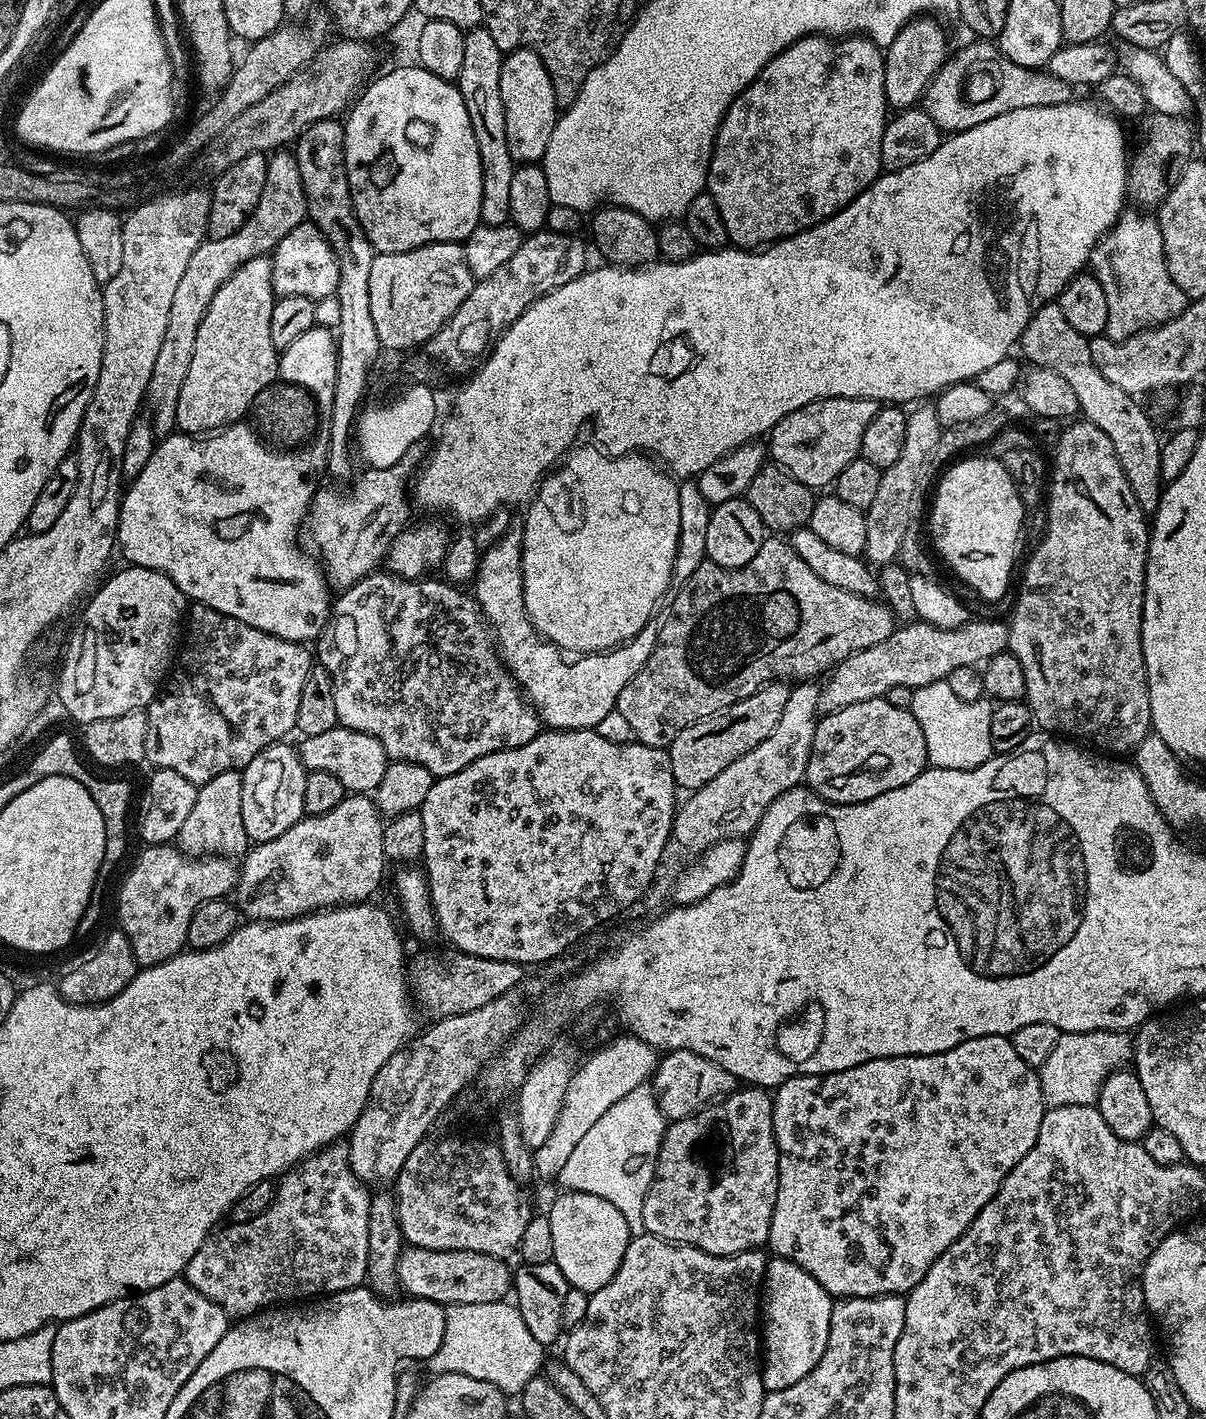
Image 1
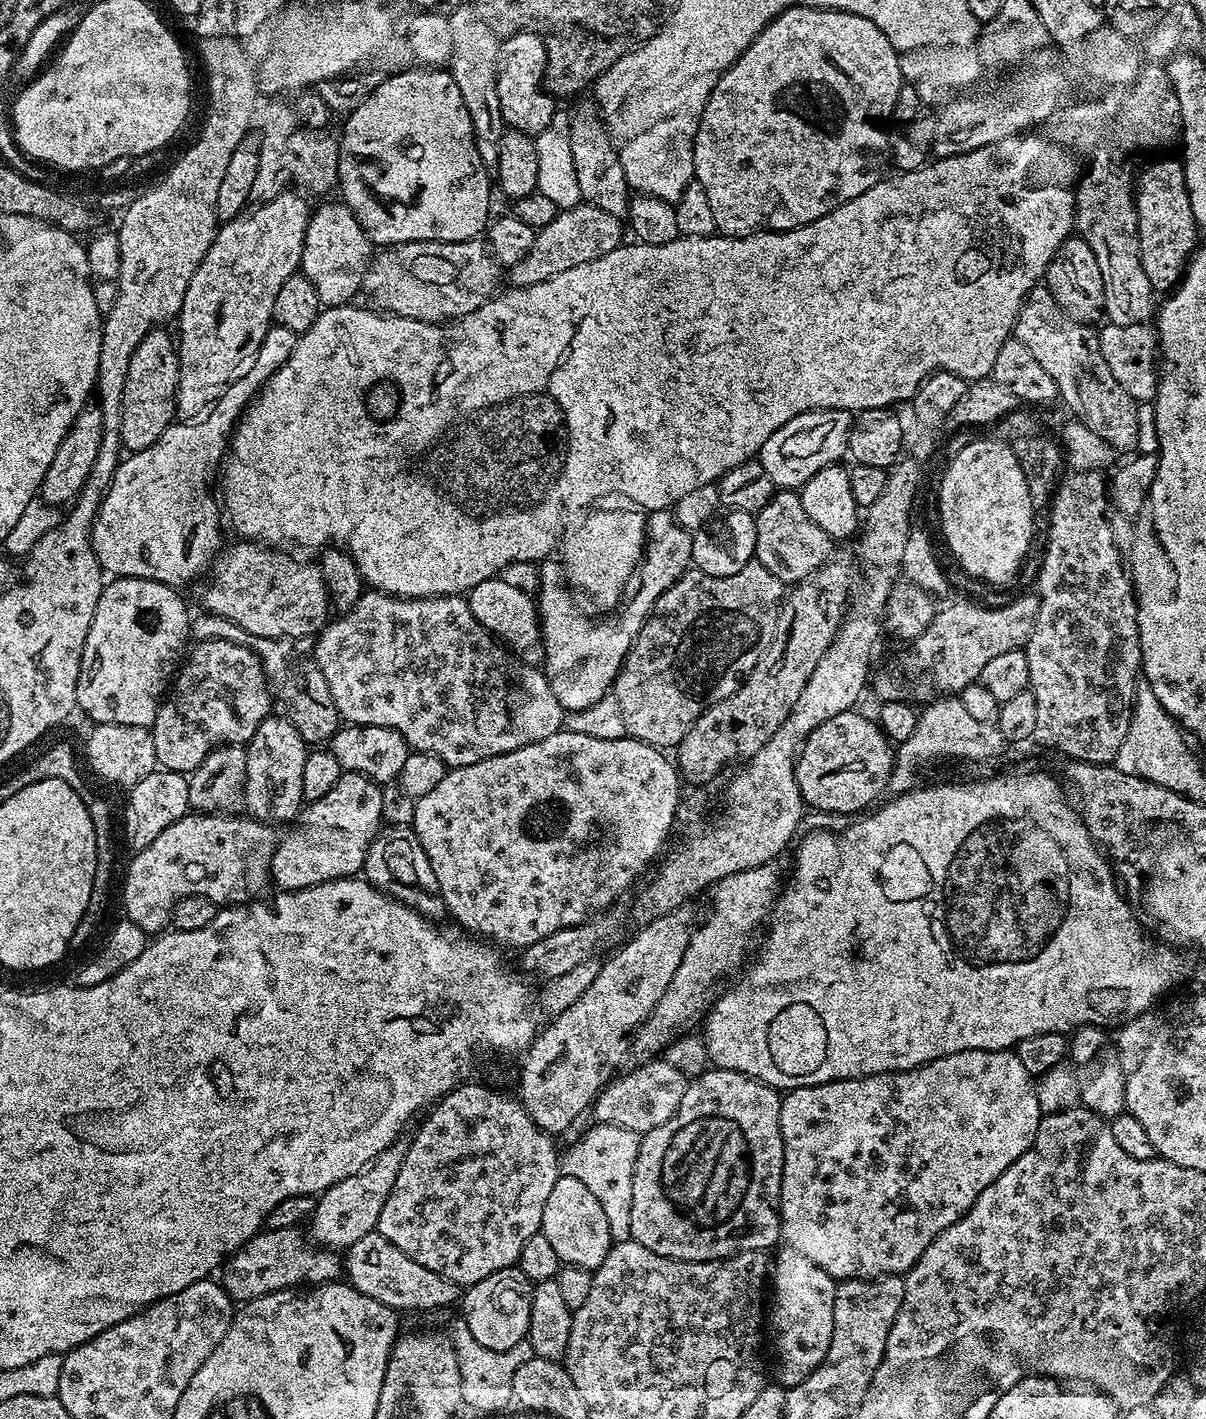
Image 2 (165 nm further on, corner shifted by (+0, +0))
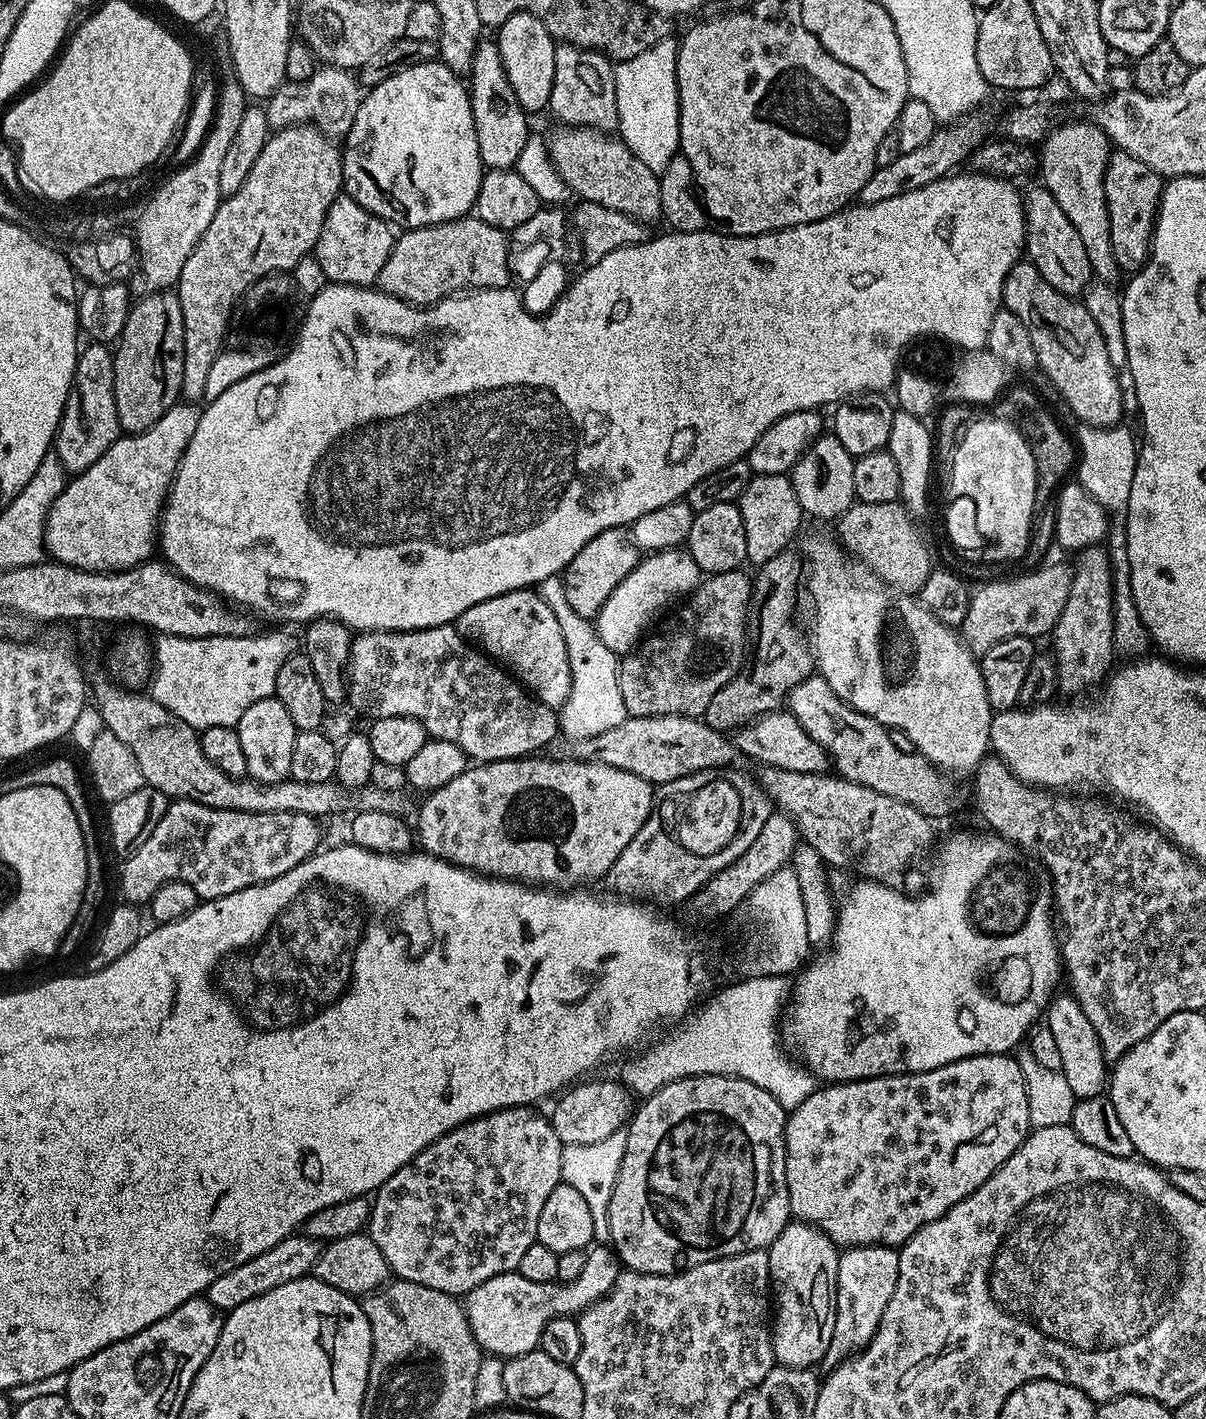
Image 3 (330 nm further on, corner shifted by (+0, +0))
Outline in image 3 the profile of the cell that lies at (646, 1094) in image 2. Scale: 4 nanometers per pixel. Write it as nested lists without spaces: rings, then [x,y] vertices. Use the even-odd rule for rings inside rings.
[[[619,1079],[592,1080],[589,1084],[584,1083],[569,1087],[559,1097],[561,1100],[557,1102],[556,1109],[550,1112],[552,1129],[554,1134],[558,1134],[561,1145],[602,1142],[602,1138],[610,1138],[610,1134],[621,1131],[633,1115],[633,1093],[625,1088]]]

